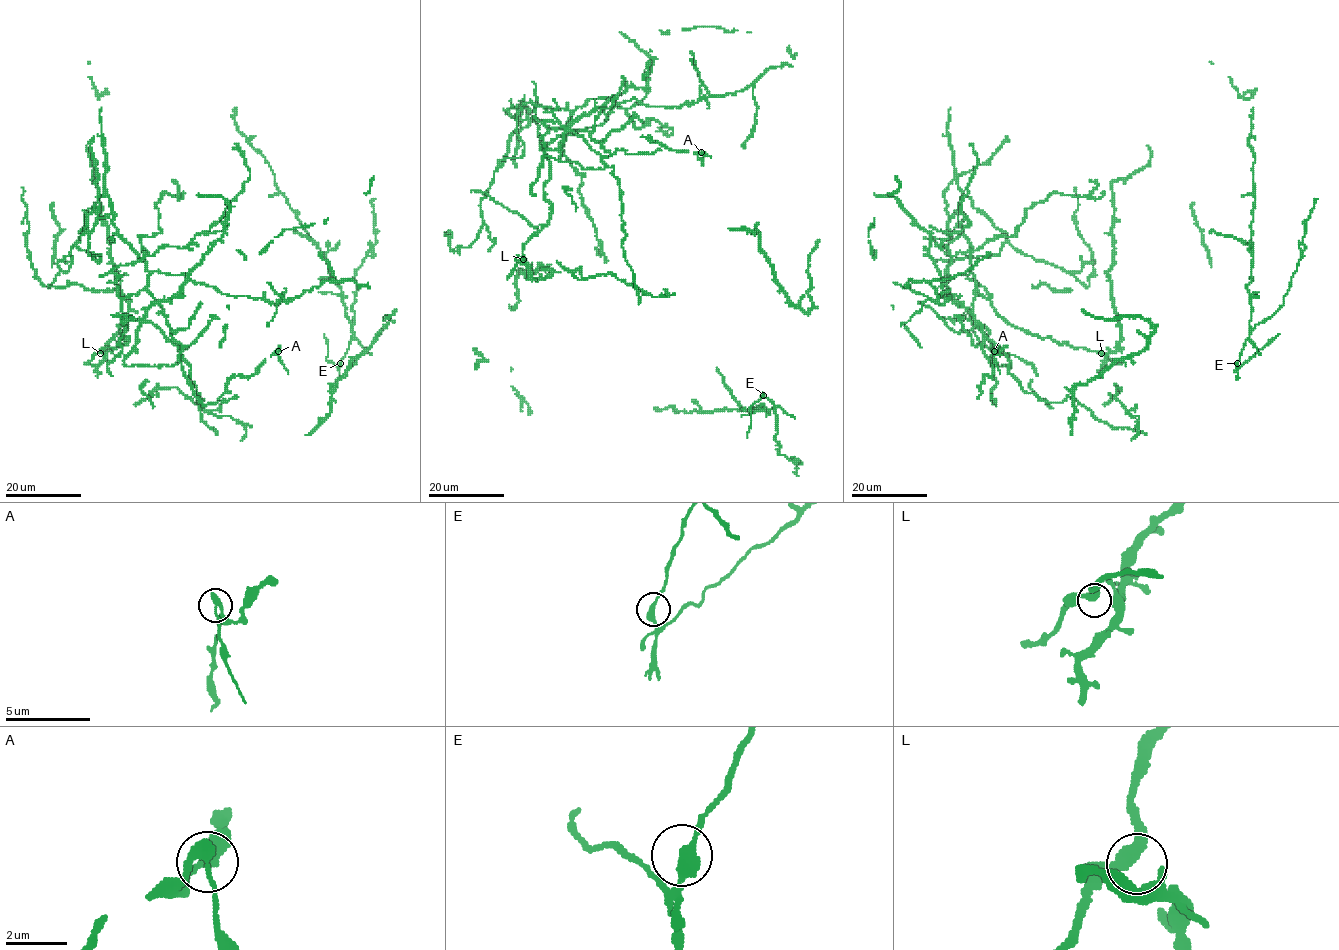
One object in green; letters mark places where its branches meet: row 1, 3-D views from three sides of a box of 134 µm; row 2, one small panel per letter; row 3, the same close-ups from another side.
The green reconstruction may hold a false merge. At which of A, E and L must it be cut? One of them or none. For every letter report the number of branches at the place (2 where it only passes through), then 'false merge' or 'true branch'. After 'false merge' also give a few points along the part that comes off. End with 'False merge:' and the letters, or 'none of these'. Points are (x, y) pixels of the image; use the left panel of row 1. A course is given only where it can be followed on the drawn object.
A: branches 2; false merge; course (278, 351), (280, 362), (288, 373)
E: branches 2; true branch
L: branches 2; true branch
False merge: A

